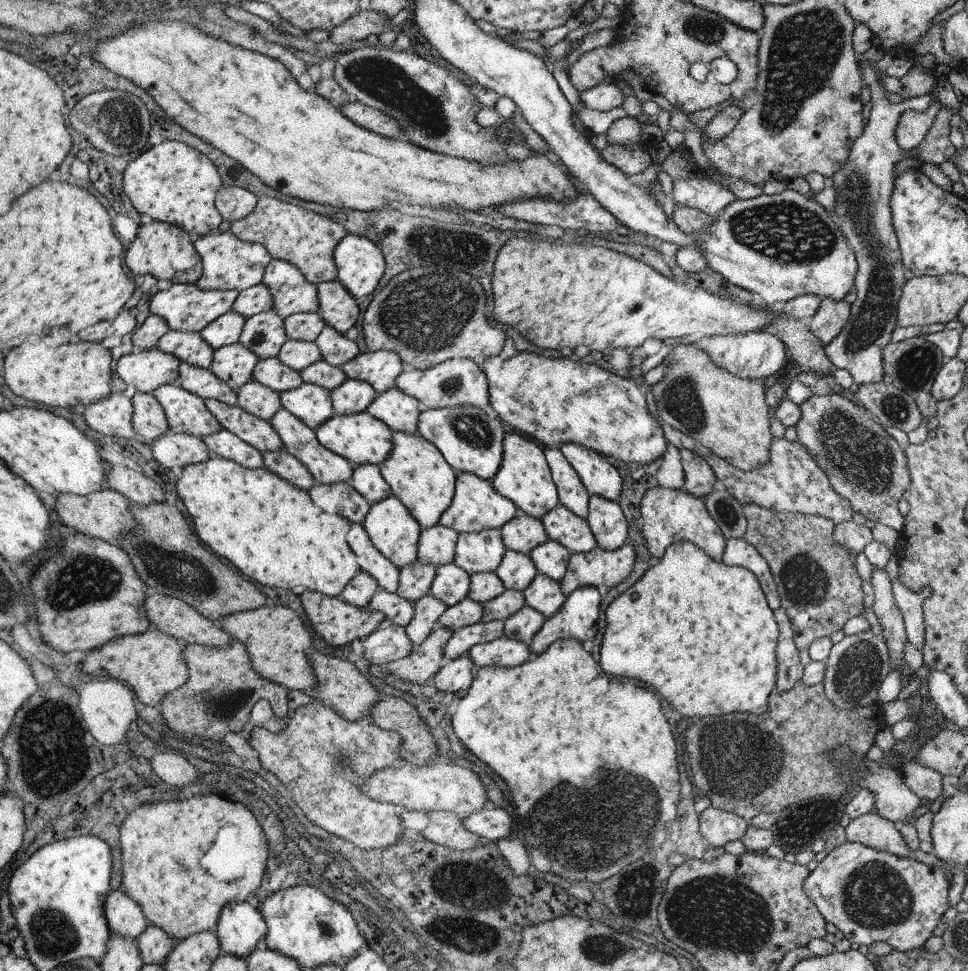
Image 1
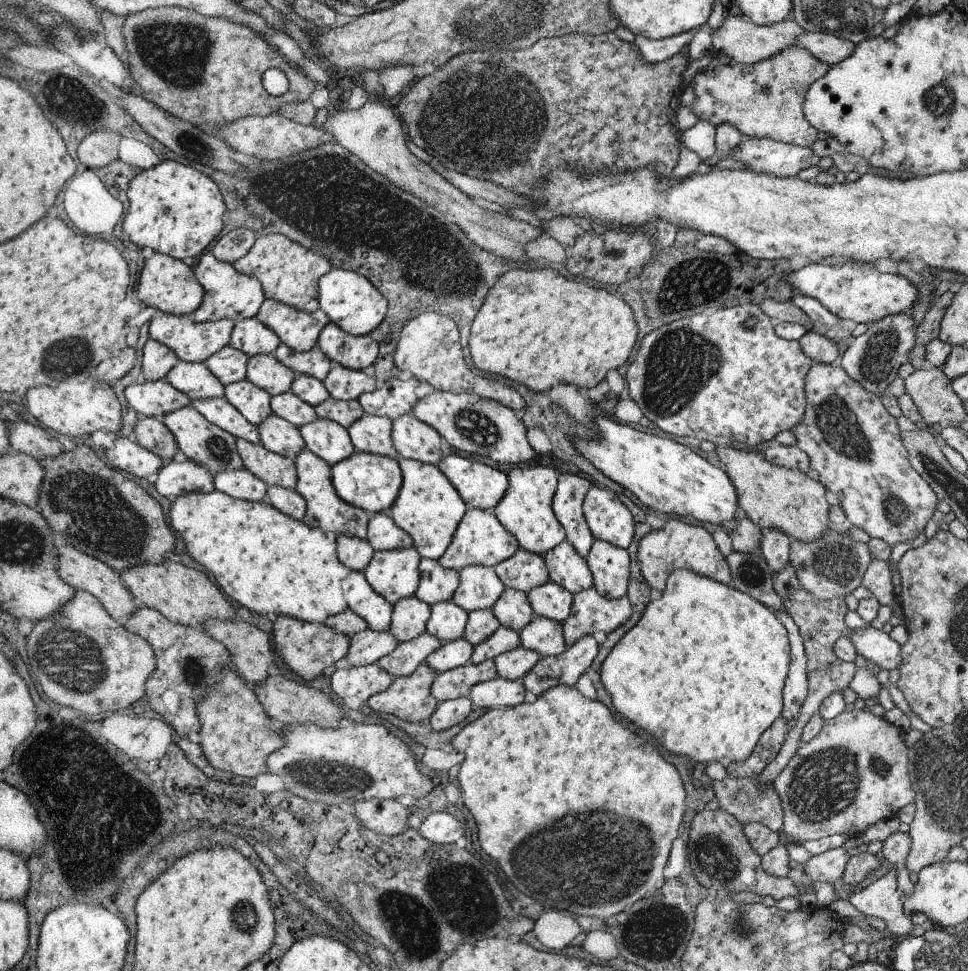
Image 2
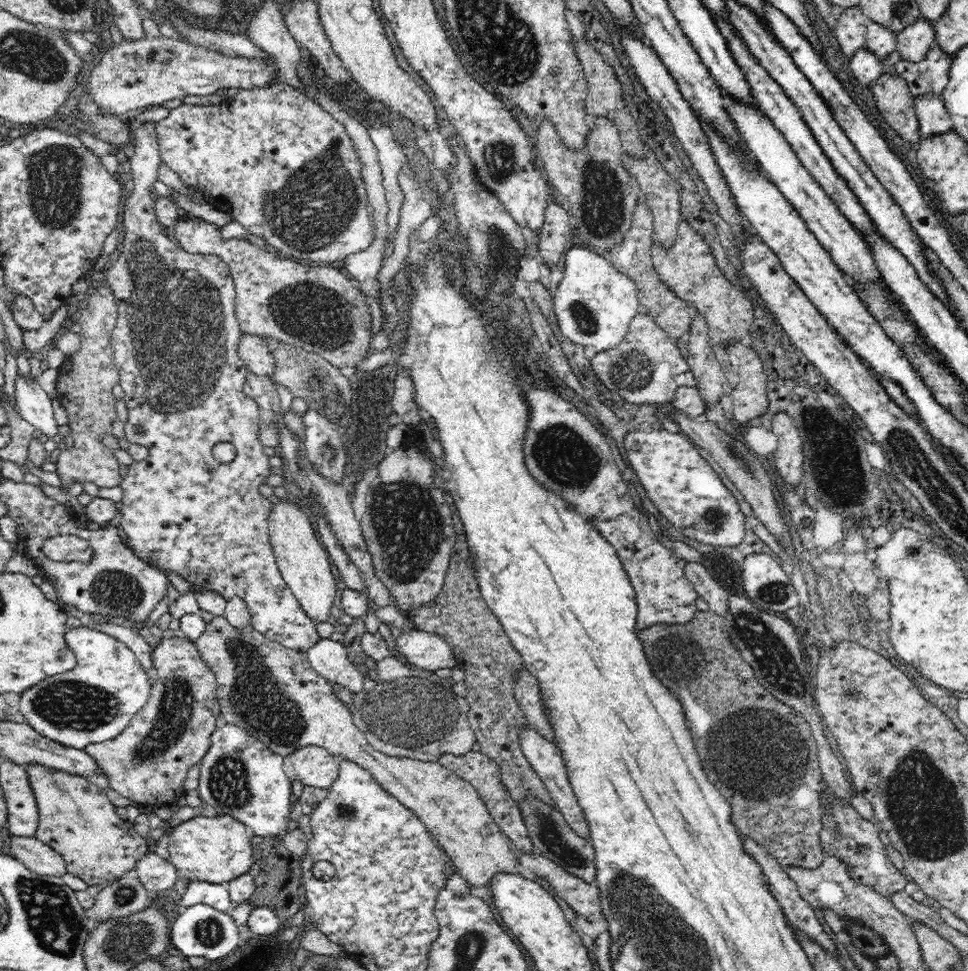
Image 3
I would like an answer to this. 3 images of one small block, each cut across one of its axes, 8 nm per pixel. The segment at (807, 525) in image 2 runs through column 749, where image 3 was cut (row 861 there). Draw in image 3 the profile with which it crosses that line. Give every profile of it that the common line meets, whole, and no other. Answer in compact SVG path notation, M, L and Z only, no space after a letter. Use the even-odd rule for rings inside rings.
M216 616L206 626L206 632L196 640L196 650L200 652L200 658L204 660L204 664L208 664L208 668L216 676L216 682L218 682L216 696L218 696L218 704L222 710L222 718L228 724L250 732L250 736L256 736L274 754L280 754L280 756L290 756L292 752L302 750L306 746L322 746L334 758L338 760L346 758L350 762L356 762L364 770L368 770L374 776L374 780L378 780L378 784L386 790L386 794L396 798L402 806L412 810L426 824L426 828L434 834L434 838L440 840L440 846L448 854L452 866L456 866L458 874L462 874L470 886L484 888L488 886L488 880L494 878L498 872L518 874L518 864L522 862L516 850L512 848L512 842L504 834L504 830L490 816L488 806L480 798L478 790L470 782L456 776L452 770L440 766L438 762L418 762L412 758L394 758L394 756L388 756L376 750L372 744L368 744L366 736L356 728L354 714L342 702L334 698L330 684L324 680L320 672L312 668L306 654L288 650L272 642L264 634L256 632L252 626L244 630L232 628L224 616L222 618Z

